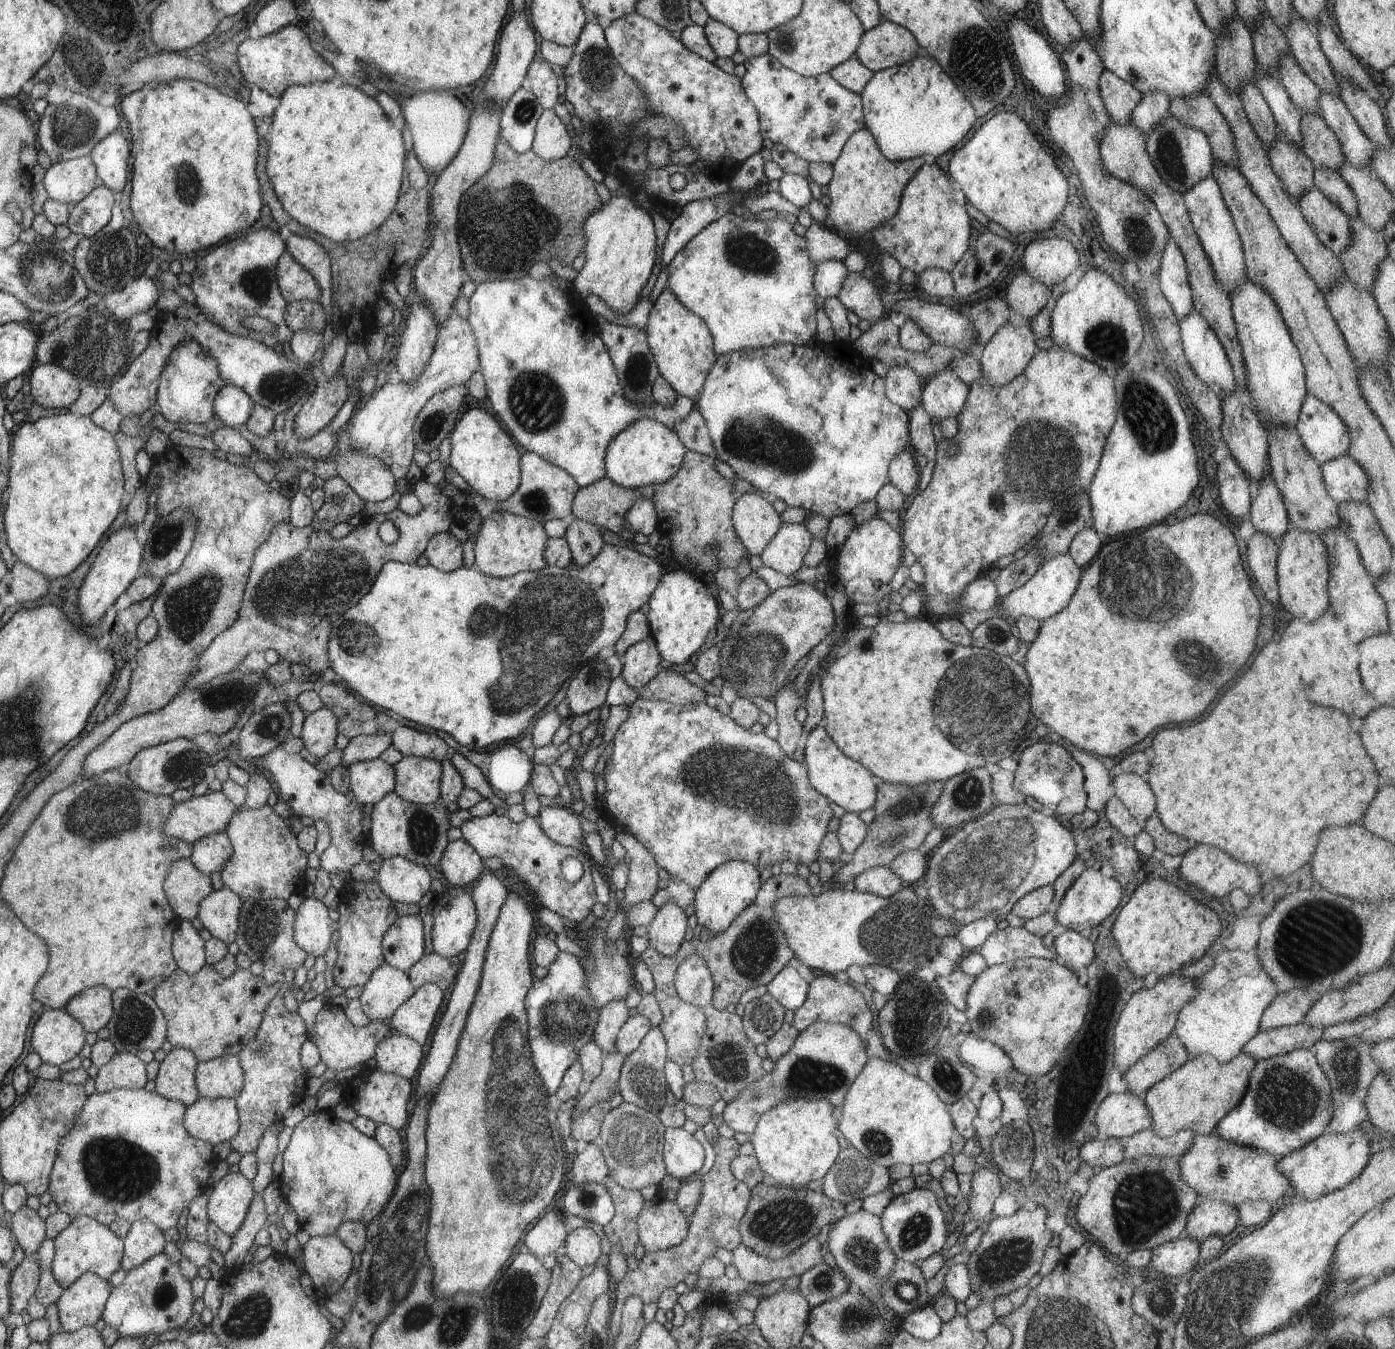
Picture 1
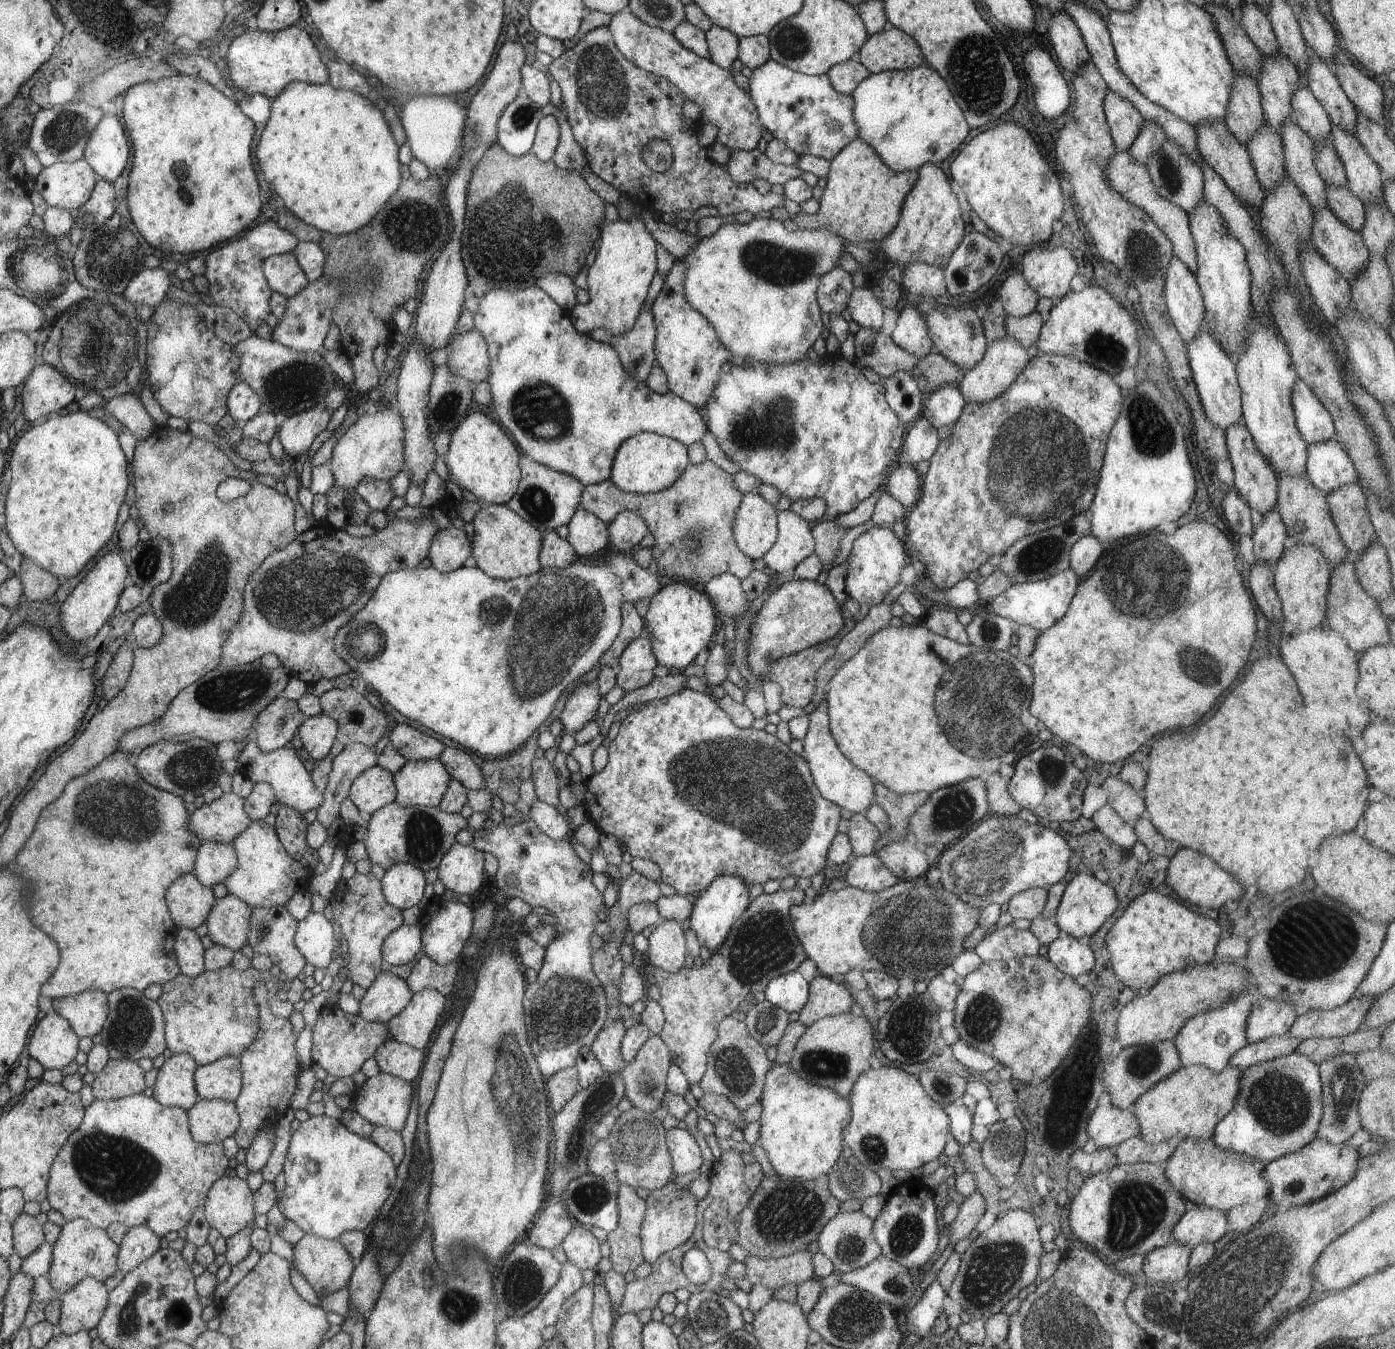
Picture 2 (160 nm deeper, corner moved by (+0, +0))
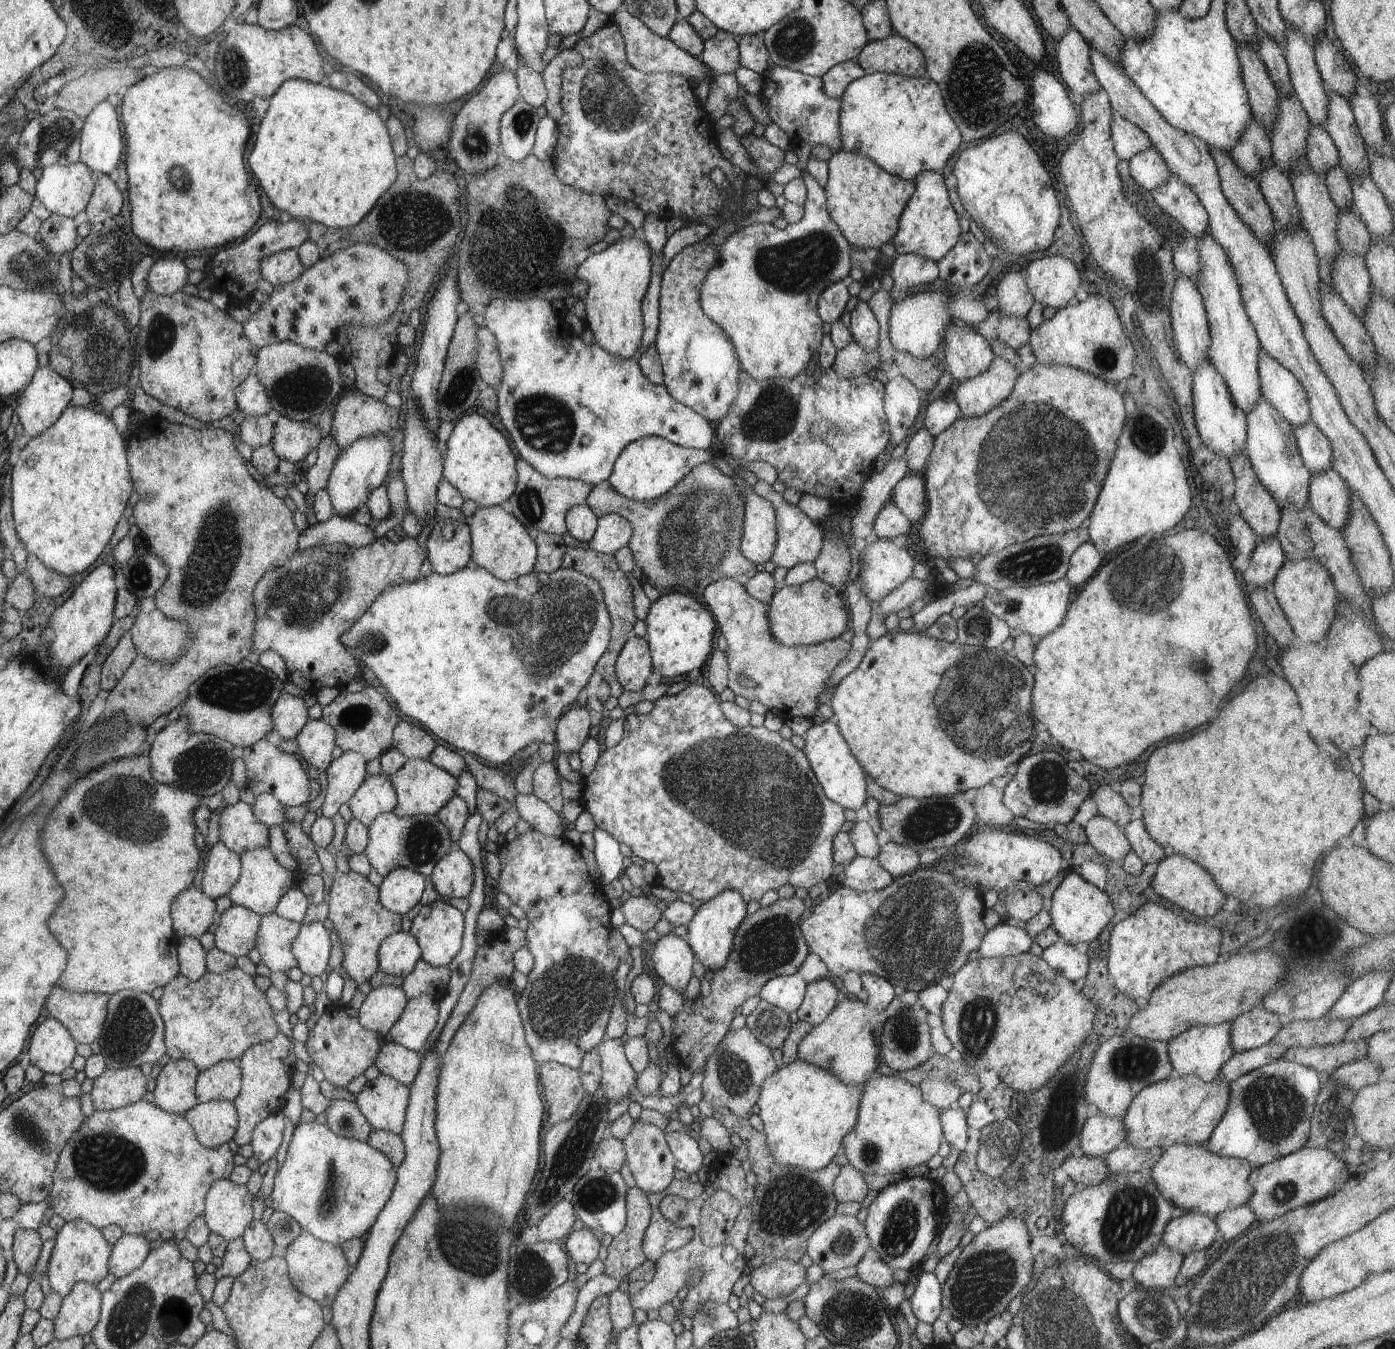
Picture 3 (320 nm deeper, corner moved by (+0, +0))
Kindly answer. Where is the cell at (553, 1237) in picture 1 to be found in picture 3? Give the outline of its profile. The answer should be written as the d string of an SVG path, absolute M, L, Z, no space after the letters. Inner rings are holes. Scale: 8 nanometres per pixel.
M569 1197L558 1202L538 1222L538 1240L548 1242L564 1242L576 1229L578 1220L574 1214Z

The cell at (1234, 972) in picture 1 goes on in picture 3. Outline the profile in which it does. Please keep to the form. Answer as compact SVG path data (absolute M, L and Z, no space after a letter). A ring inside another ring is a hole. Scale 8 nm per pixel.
M1222 1022L1216 1026L1200 1024L1187 1032L1176 1036L1168 1042L1168 1056L1174 1068L1171 1077L1195 1075L1205 1082L1211 1082L1222 1073L1224 1064L1234 1056L1234 1048L1230 1043L1232 1022Z

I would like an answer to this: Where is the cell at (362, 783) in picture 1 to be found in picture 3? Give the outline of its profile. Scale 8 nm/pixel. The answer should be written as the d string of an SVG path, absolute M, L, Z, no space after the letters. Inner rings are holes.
M376 774L365 780L348 806L353 818L358 818L364 826L370 827L384 812L393 812L397 804L397 792L393 782L384 774Z

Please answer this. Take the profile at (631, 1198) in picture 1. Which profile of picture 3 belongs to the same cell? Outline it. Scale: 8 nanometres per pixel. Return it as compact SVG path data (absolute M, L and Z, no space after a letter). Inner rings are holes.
M628 1187L625 1202L626 1227L614 1237L604 1260L603 1274L611 1278L628 1278L634 1269L647 1260L644 1237L652 1223L653 1208L648 1195L637 1187Z

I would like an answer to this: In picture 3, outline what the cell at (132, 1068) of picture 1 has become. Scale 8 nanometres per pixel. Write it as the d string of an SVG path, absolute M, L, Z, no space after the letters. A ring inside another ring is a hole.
M140 1067L107 1068L94 1078L90 1094L95 1110L117 1110L142 1100L146 1094L146 1076Z

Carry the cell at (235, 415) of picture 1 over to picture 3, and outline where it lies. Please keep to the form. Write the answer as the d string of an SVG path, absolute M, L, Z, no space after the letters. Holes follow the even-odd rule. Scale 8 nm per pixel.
M255 373L237 388L237 404L244 414L252 416L267 415L273 408L268 390Z

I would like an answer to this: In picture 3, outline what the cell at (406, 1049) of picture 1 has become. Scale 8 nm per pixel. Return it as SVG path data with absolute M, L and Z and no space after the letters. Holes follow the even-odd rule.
M389 1040L387 1044L382 1046L382 1051L377 1057L376 1067L381 1075L393 1077L401 1084L410 1084L418 1076L420 1056Z

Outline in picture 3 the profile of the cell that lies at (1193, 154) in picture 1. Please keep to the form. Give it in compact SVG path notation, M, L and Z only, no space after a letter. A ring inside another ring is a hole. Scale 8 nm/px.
M1170 174L1162 182L1162 186L1150 190L1155 204L1174 220L1178 220L1194 238L1202 238L1209 226L1209 217L1204 206L1200 203L1194 188L1184 184L1178 176Z

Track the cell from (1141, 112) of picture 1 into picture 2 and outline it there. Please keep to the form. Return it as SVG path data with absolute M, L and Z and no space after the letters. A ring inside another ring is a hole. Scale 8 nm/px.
M1146 120L1128 152L1132 154L1132 158L1138 164L1147 166L1150 156L1153 156L1154 152L1158 152L1166 140L1164 128L1160 128L1160 124L1156 124L1156 122Z

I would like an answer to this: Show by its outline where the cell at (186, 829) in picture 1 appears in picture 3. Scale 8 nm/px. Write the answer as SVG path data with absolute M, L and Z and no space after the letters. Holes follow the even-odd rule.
M239 801L220 813L220 842L234 853L269 846L269 826L257 820L252 805Z

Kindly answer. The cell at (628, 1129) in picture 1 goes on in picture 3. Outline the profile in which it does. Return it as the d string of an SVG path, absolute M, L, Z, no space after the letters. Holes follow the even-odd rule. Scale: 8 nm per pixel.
M637 1119L634 1120L634 1127L630 1130L629 1135L622 1138L626 1161L636 1181L636 1187L648 1194L665 1191L674 1178L674 1158L676 1156L672 1156L672 1148L668 1148L667 1141L664 1140L664 1132L660 1130L660 1127Z

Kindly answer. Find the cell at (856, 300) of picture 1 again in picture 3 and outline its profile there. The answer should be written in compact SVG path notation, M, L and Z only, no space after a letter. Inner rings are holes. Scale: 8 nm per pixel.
M858 300L854 310L850 312L850 332L865 350L879 348L879 325L868 302Z

